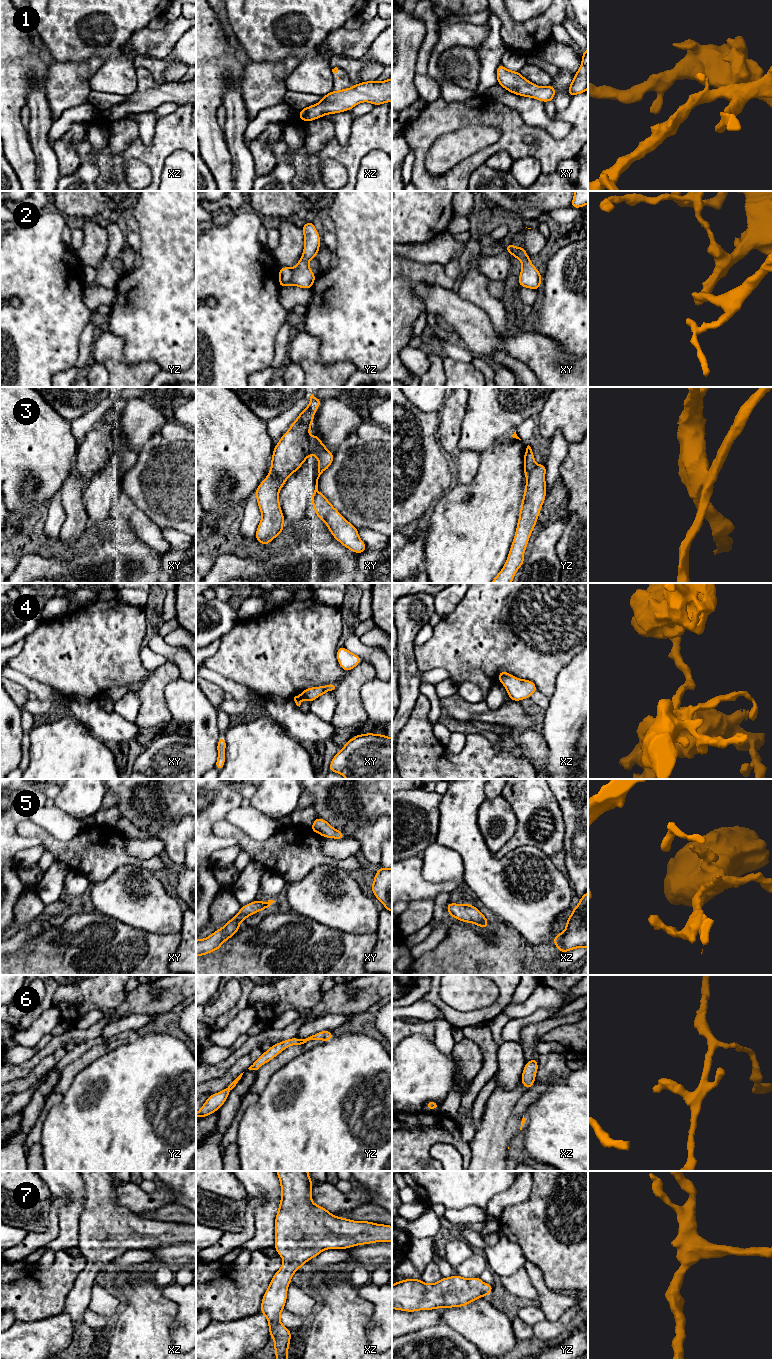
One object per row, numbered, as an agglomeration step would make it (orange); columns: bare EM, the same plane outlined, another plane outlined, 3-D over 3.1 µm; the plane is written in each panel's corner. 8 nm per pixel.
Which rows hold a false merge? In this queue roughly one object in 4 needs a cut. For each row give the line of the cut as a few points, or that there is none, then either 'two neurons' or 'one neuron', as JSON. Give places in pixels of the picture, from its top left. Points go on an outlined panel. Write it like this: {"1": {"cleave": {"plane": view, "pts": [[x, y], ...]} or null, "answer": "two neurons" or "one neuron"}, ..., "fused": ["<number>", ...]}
{"1": {"cleave": null, "answer": "one neuron"}, "2": {"cleave": null, "answer": "one neuron"}, "3": {"cleave": {"plane": "xy", "pts": [[271, 468], [285, 481]]}, "answer": "two neurons"}, "4": {"cleave": null, "answer": "one neuron"}, "5": {"cleave": null, "answer": "one neuron"}, "6": {"cleave": null, "answer": "one neuron"}, "7": {"cleave": null, "answer": "one neuron"}, "fused": ["3"]}

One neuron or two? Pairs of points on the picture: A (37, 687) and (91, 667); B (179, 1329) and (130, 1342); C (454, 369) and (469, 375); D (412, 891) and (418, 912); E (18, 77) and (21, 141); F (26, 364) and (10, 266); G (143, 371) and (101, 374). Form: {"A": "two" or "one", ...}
{"A": "two", "B": "two", "C": "one", "D": "two", "E": "one", "F": "one", "G": "two"}

